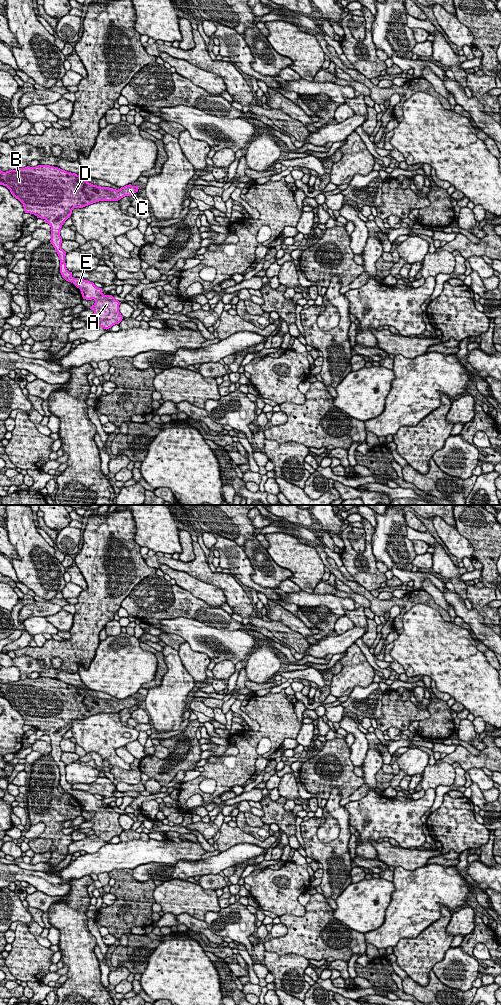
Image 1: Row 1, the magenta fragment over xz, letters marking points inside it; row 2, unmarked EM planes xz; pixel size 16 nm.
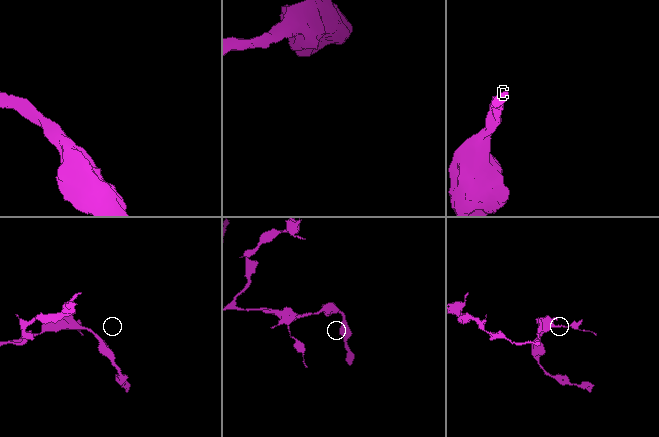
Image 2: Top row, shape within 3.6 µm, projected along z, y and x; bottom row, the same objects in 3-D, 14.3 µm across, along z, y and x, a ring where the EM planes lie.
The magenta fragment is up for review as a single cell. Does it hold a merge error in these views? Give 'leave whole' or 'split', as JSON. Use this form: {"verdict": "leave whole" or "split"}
{"verdict": "leave whole"}

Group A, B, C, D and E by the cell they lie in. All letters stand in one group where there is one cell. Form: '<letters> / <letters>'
A B C D E

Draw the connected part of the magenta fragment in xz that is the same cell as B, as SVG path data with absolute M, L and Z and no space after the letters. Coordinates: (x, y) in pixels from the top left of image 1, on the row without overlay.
M50 677L27 678L6 684L0 682L0 697L6 698L11 706L23 716L25 725L34 726L37 730L44 731L45 735L50 737L50 754L59 768L60 785L66 793L73 795L80 801L83 811L95 812L95 815L90 819L94 823L91 827L94 835L106 842L115 836L119 836L123 831L119 824L121 814L112 807L104 807L102 800L96 799L93 794L74 790L72 784L67 782L65 775L66 764L61 760L60 742L63 735L70 730L74 720L83 720L99 713L118 713L125 708L131 708L138 704L139 698L129 696L118 702L101 699L89 695L82 688Z

